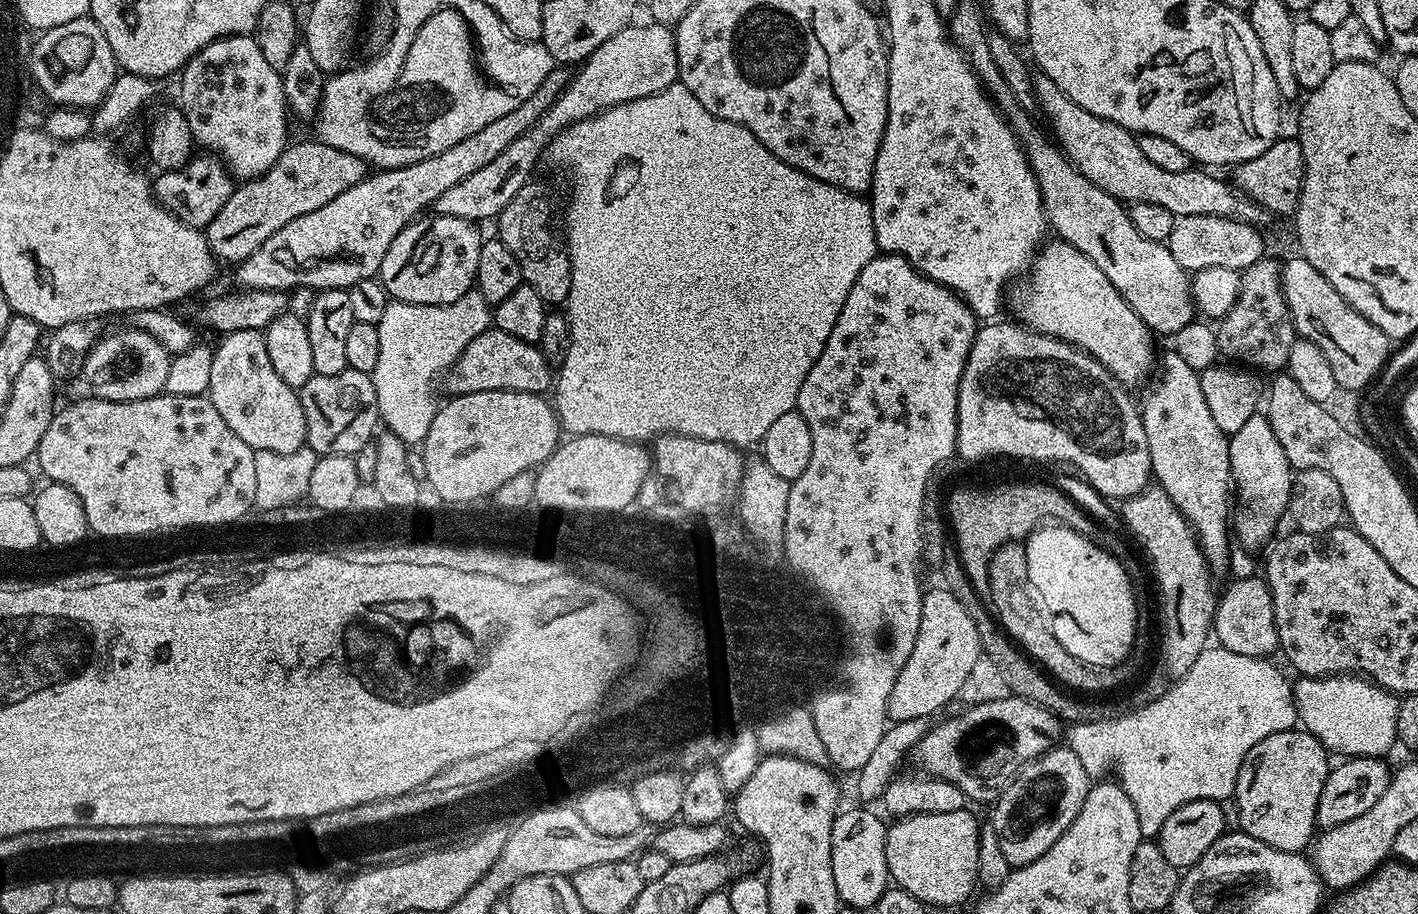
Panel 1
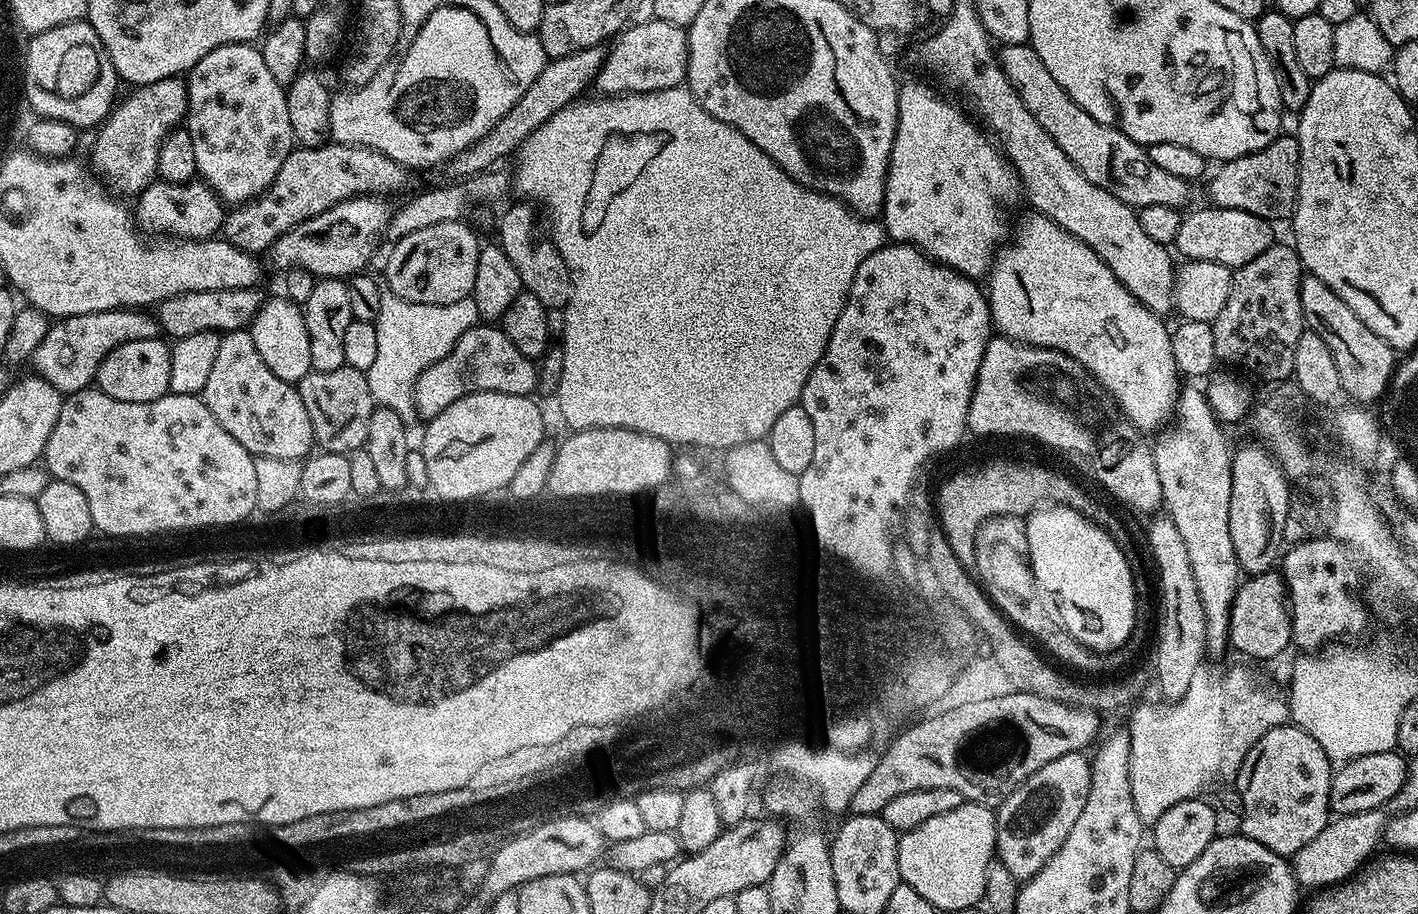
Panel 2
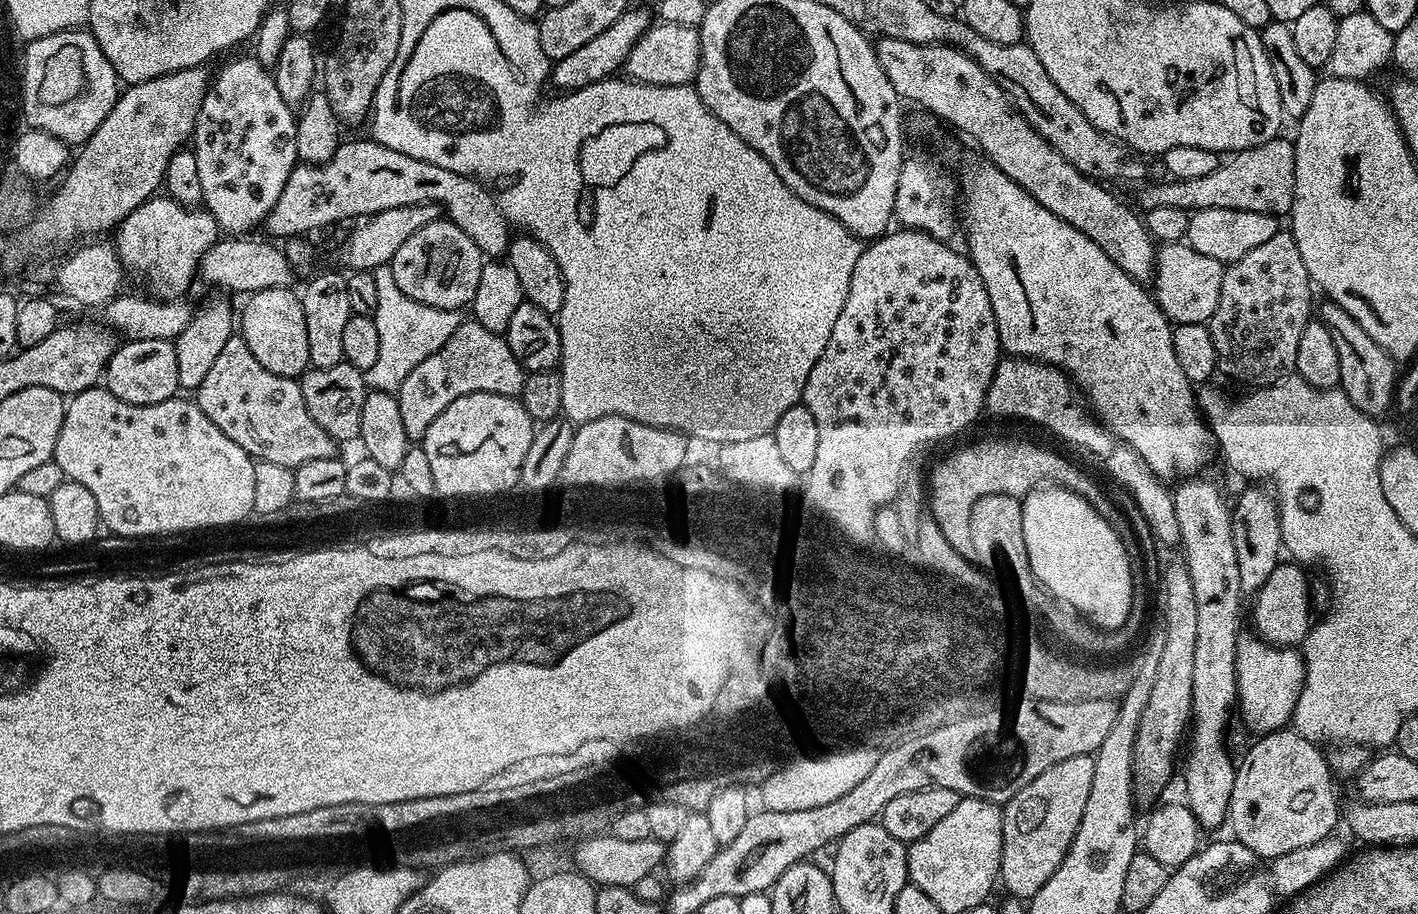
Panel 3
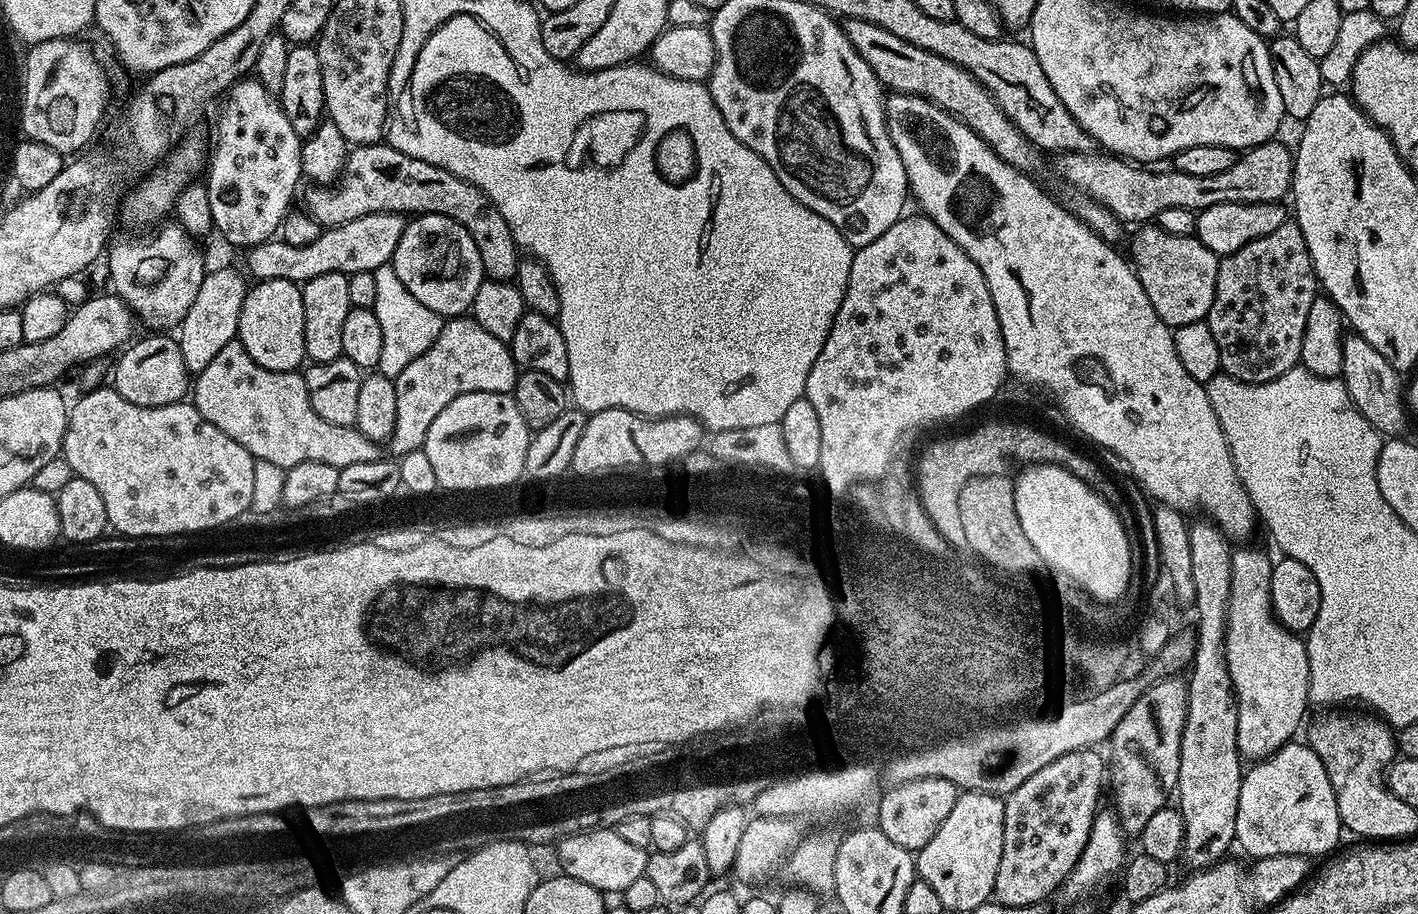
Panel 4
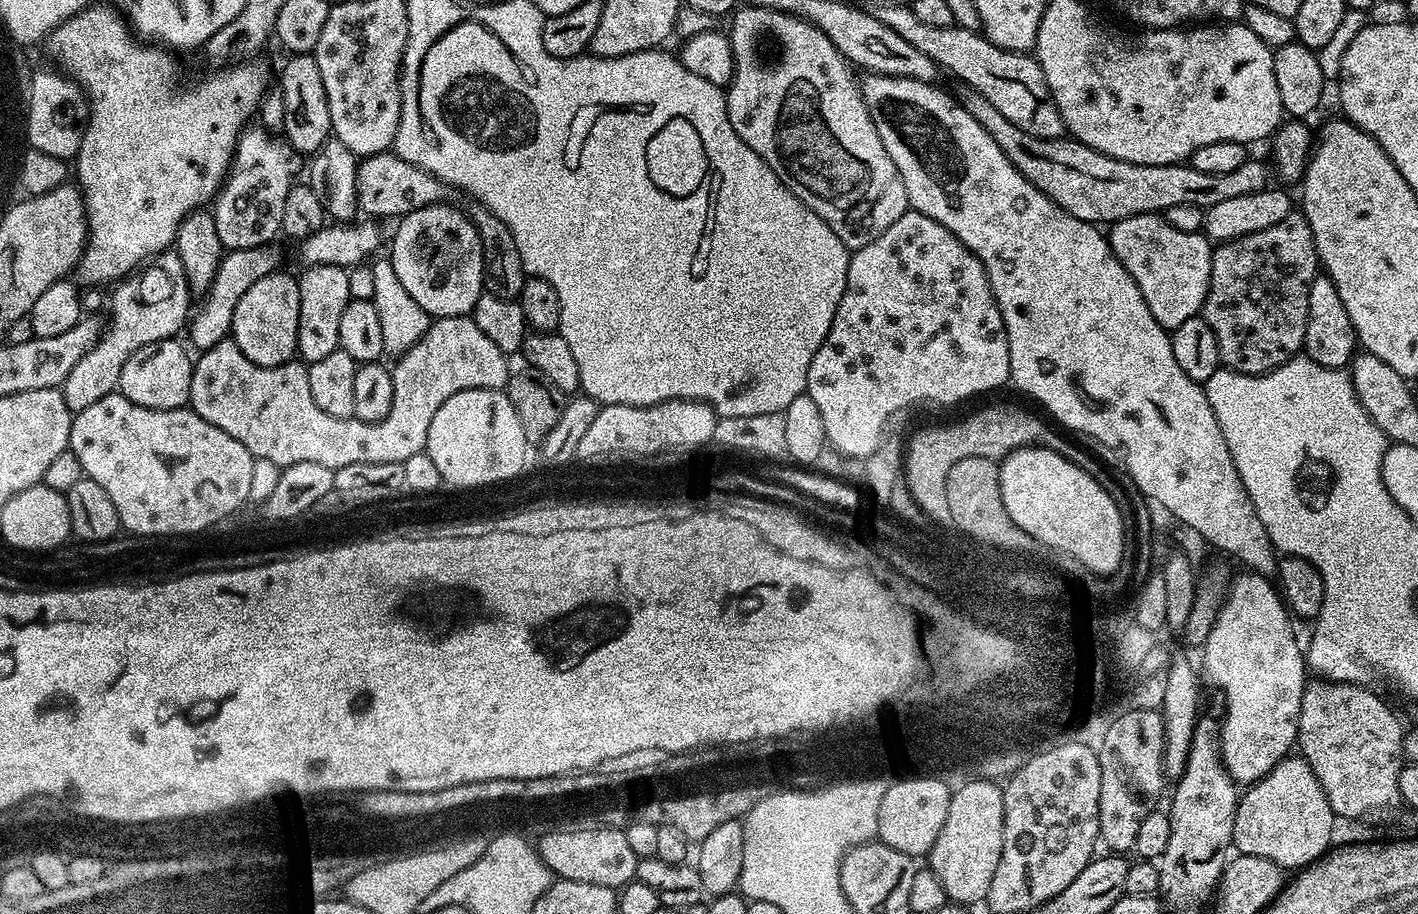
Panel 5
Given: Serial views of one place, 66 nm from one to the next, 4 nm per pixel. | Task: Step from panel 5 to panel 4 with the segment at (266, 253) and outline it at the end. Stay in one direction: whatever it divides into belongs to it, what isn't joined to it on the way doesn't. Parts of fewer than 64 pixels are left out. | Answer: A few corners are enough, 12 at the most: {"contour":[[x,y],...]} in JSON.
{"contour":[[211,269],[178,325],[189,374],[237,339],[250,287]]}

